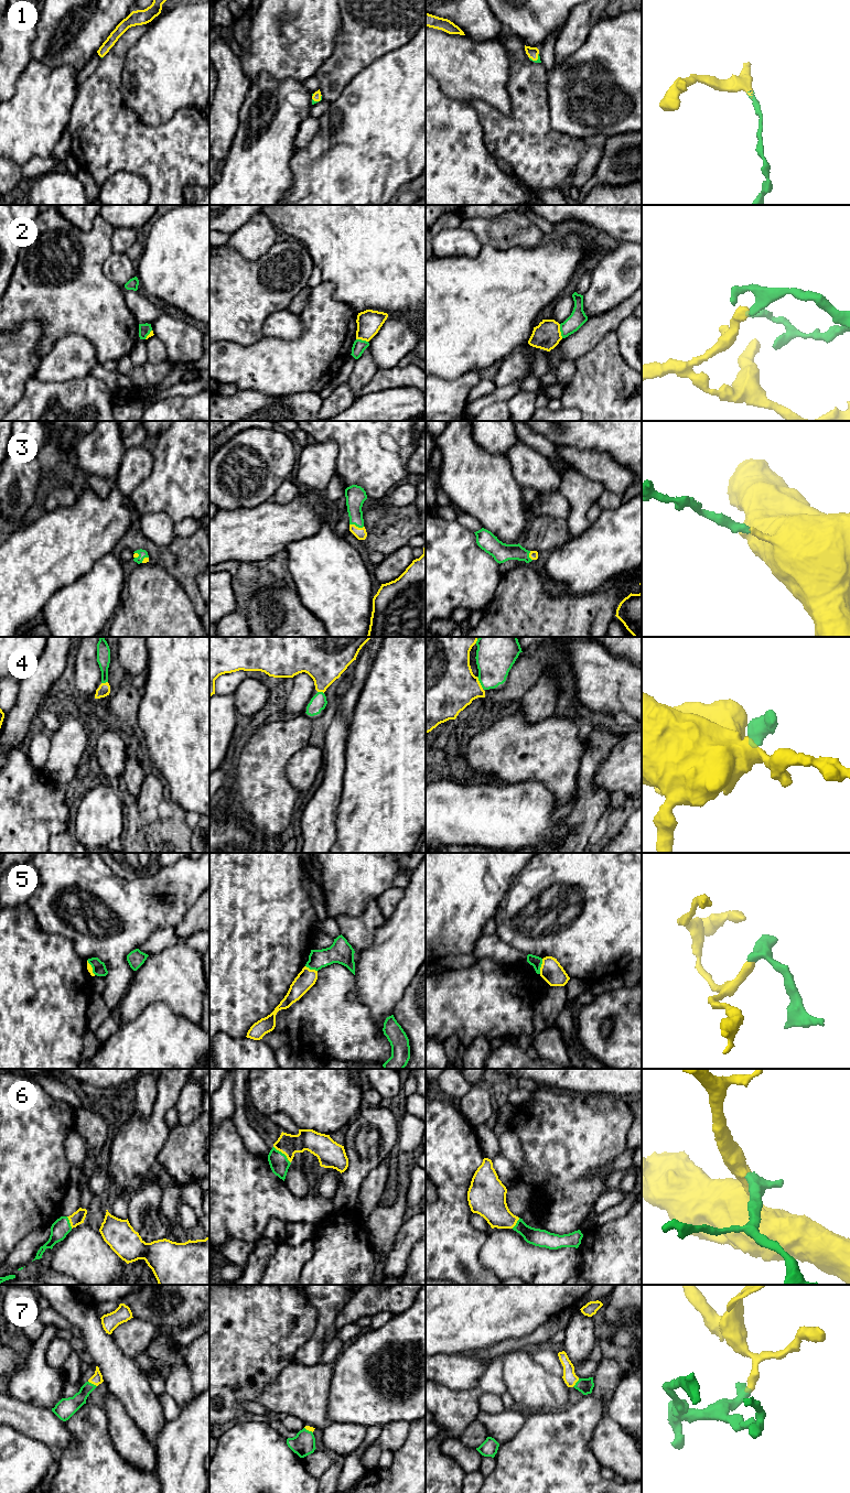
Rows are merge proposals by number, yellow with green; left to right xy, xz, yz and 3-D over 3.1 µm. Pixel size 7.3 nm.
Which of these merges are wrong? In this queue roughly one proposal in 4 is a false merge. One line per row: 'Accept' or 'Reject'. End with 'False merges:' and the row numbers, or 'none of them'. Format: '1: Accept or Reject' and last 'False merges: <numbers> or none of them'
1: Accept
2: Reject
3: Accept
4: Accept
5: Reject
6: Accept
7: Accept
False merges: 2, 5

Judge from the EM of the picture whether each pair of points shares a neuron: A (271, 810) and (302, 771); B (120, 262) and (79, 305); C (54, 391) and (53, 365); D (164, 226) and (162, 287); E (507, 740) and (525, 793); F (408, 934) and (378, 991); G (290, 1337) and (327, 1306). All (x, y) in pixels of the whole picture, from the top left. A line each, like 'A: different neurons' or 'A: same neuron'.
A: different neurons
B: different neurons
C: different neurons
D: same neuron
E: different neurons
F: same neuron
G: different neurons

